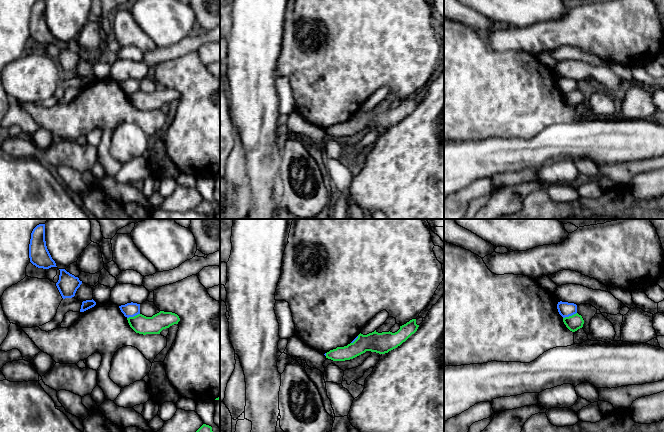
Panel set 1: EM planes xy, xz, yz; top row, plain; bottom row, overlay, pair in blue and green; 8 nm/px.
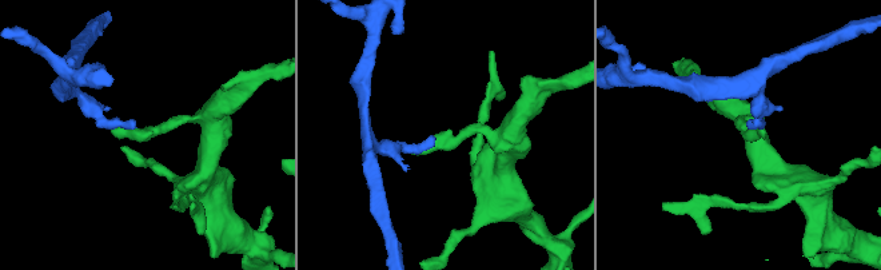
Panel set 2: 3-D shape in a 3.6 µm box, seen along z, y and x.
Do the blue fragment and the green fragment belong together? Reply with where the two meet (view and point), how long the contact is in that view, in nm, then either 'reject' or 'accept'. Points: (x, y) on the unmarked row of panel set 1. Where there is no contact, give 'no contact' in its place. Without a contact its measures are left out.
contact yz (569, 91); length 120 nm; reject

